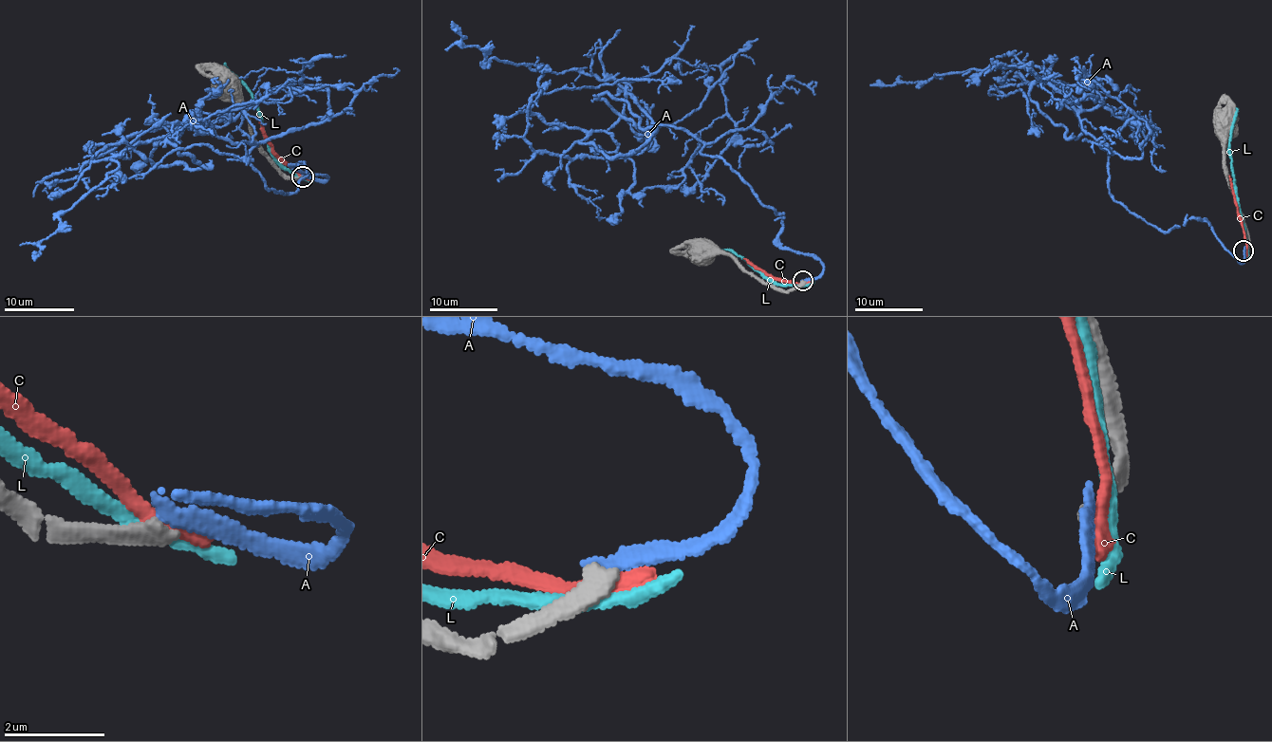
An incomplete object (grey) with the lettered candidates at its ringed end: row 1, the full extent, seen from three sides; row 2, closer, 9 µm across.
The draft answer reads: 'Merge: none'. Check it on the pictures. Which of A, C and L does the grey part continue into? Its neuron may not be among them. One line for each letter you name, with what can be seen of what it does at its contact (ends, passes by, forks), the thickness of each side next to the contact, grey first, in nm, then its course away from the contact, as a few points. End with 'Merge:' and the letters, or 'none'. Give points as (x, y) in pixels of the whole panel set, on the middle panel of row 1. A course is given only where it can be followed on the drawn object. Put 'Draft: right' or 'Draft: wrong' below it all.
Merge: none
Draft: right

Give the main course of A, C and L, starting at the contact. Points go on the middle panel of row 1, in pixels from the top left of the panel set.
A: (802, 282), (822, 263), (783, 249), (783, 213), (681, 129), (525, 138), (537, 92), (651, 79)
C: (802, 283), (771, 276), (743, 258)
L: (801, 285), (773, 282), (747, 260), (726, 249), (699, 254)

